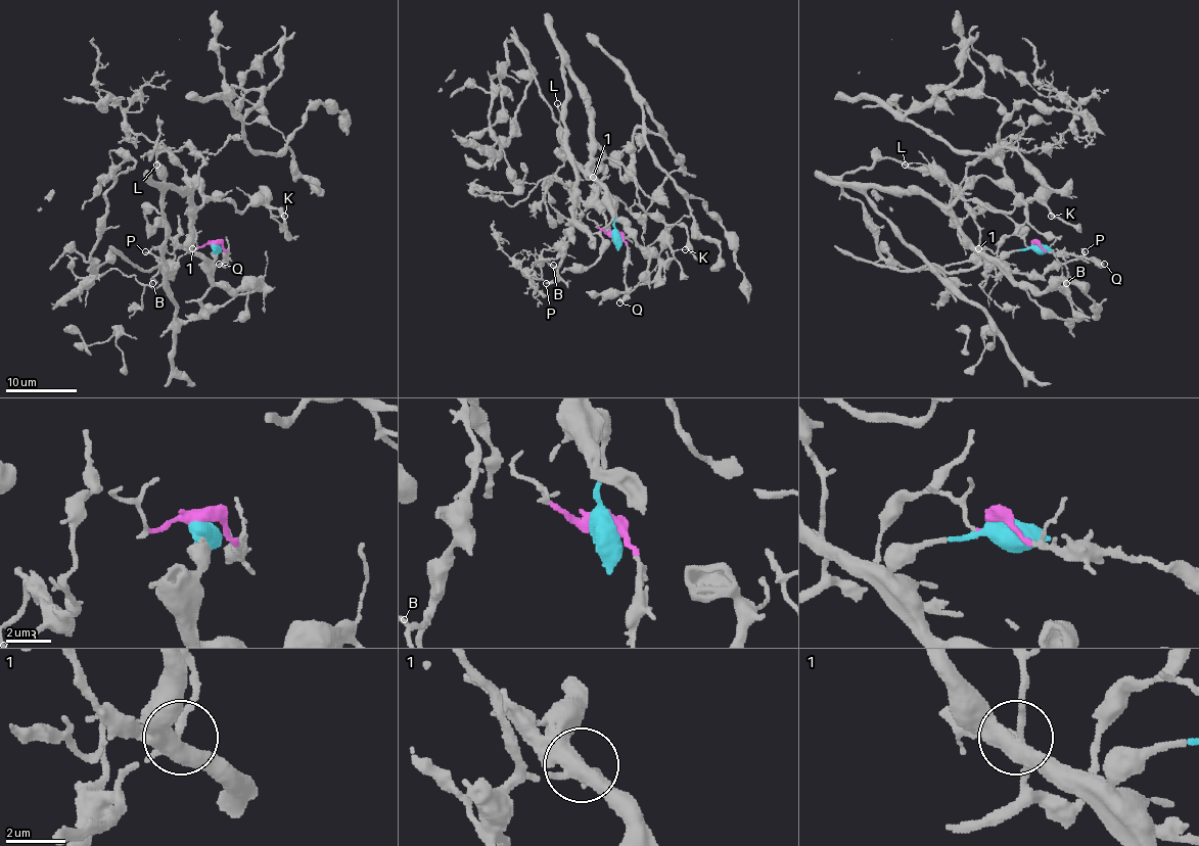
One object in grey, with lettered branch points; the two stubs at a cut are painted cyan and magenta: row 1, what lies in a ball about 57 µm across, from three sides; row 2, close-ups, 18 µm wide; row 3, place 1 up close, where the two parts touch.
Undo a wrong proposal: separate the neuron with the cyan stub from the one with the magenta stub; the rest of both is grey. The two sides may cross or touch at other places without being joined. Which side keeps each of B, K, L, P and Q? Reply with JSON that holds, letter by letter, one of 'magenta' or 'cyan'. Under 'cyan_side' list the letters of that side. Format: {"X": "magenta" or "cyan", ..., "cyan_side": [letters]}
{"B": "magenta", "K": "cyan", "L": "cyan", "P": "magenta", "Q": "magenta", "cyan_side": ["K", "L"]}

